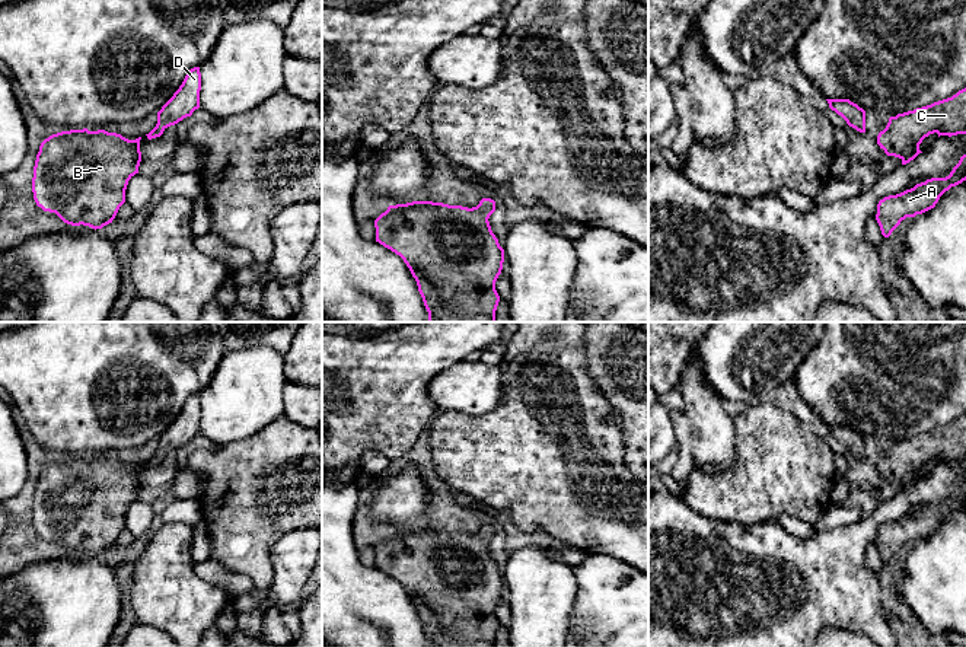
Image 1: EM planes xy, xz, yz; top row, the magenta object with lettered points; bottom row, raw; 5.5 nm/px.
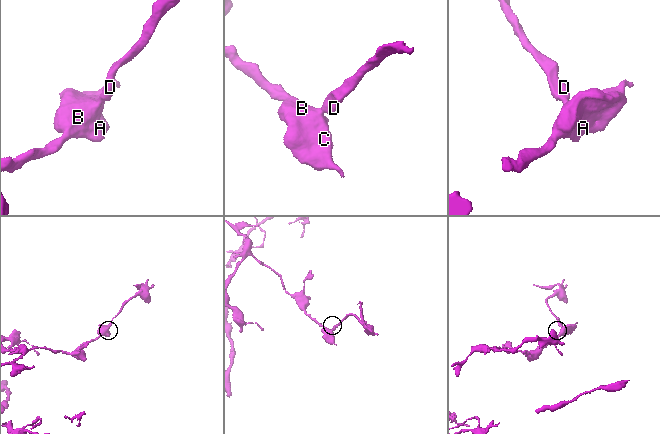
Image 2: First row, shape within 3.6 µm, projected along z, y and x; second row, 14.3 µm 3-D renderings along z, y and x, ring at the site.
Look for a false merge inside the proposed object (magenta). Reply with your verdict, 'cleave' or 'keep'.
keep

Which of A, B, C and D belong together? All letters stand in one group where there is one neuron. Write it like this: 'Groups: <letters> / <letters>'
Groups: A B C D

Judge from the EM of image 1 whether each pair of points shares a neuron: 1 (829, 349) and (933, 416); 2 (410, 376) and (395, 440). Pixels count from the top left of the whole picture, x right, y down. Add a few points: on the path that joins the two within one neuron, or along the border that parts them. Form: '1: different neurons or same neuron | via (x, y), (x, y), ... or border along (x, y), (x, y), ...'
1: same neuron | via (855, 370), (879, 370), (906, 389)
2: same neuron | via (395, 392), (395, 424)

